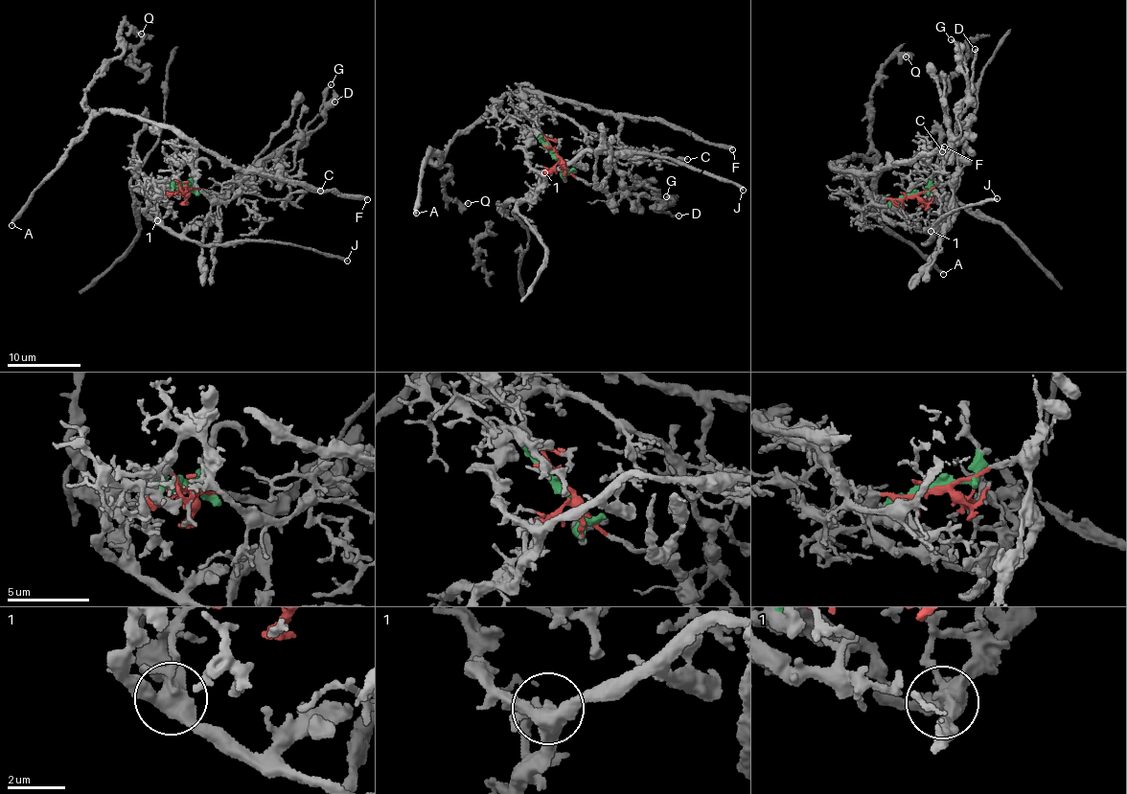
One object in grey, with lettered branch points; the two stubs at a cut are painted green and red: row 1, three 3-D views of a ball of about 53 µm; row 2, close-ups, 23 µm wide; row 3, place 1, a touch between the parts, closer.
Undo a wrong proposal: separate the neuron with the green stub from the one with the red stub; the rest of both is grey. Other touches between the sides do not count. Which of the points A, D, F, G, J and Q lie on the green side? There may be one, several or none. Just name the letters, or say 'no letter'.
J

